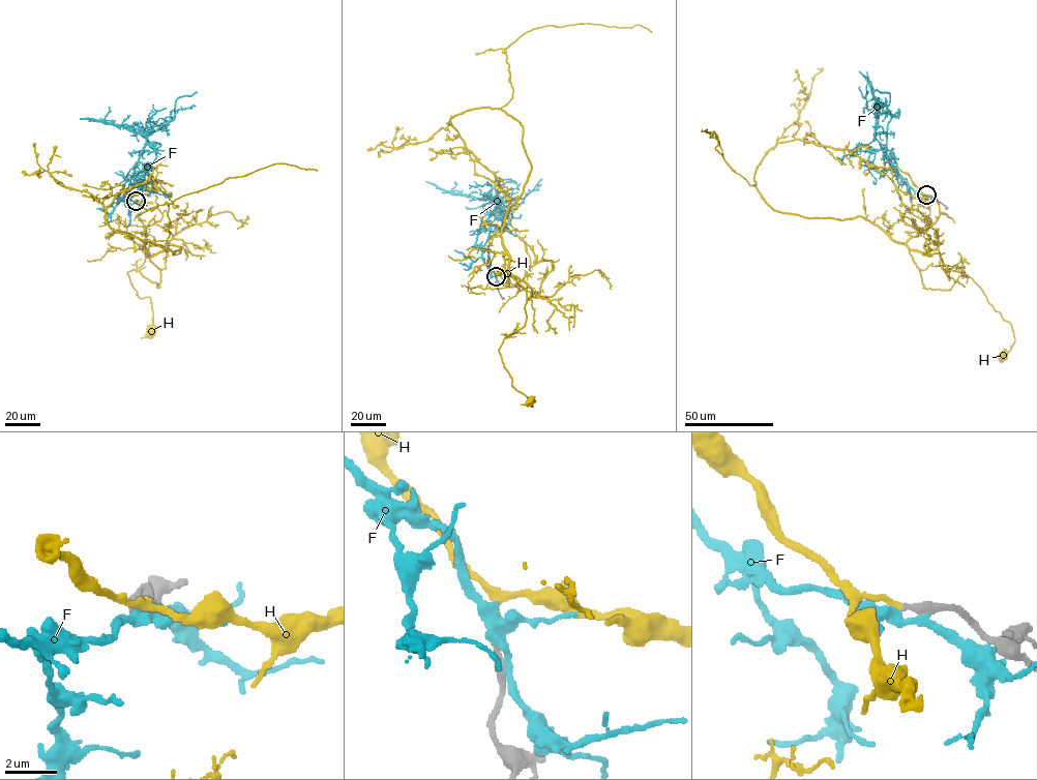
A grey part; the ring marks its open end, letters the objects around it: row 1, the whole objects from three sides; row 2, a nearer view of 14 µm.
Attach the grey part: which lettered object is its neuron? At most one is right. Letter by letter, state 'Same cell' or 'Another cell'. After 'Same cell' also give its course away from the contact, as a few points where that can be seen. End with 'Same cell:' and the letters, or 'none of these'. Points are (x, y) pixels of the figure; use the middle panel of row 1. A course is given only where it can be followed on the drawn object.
F: Another cell
H: Same cell. Its course: (496, 276), (511, 206), (450, 119), (485, 107), (531, 167), (501, 235), (525, 324), (498, 349), (530, 400)
Same cell: H

